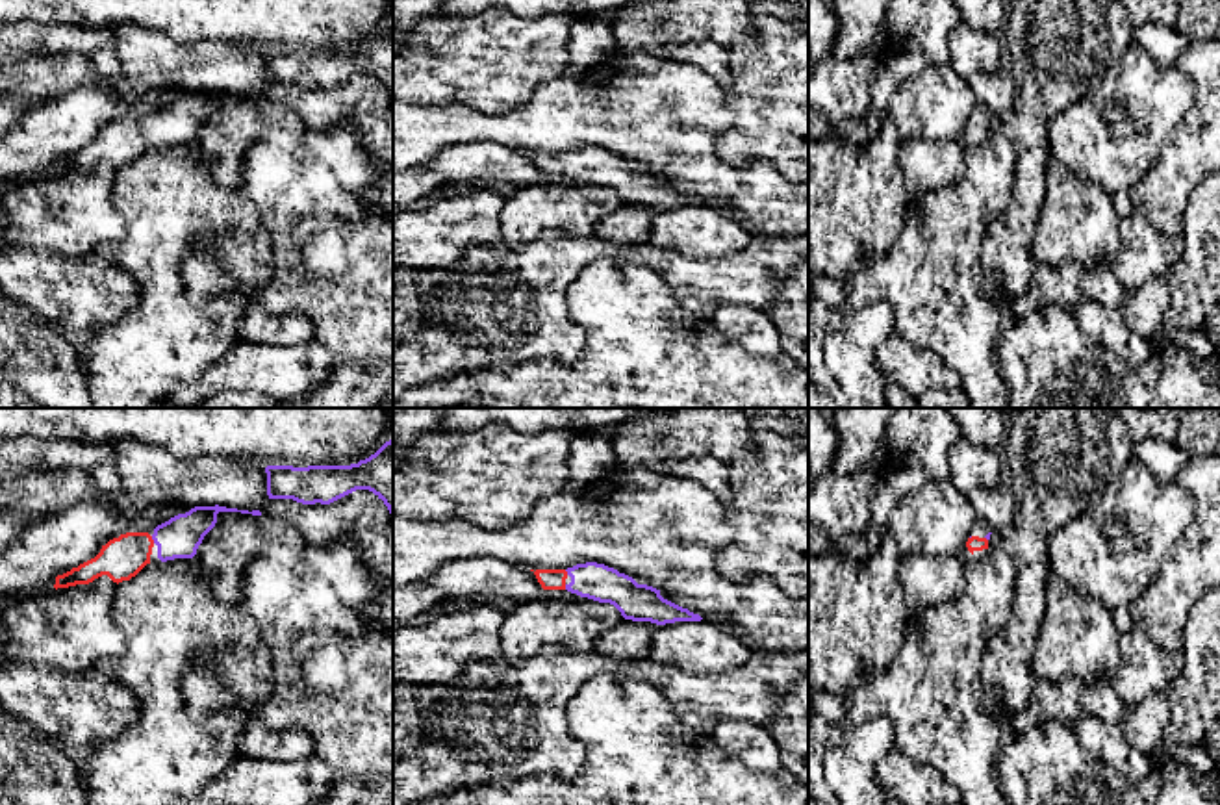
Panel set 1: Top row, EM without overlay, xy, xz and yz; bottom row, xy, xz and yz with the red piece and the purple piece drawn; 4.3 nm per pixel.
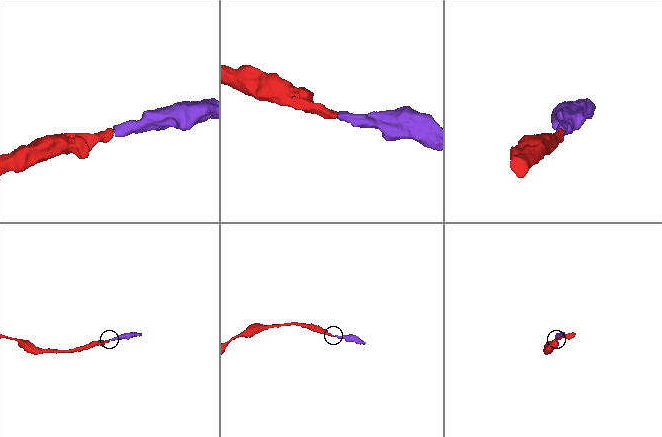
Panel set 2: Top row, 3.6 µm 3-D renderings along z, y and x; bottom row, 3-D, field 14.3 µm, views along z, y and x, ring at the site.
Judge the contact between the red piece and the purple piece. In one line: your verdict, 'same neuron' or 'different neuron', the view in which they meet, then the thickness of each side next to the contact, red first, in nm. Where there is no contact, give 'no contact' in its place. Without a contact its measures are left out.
same neuron; contact in xy; calibres 190 and 180 nm

